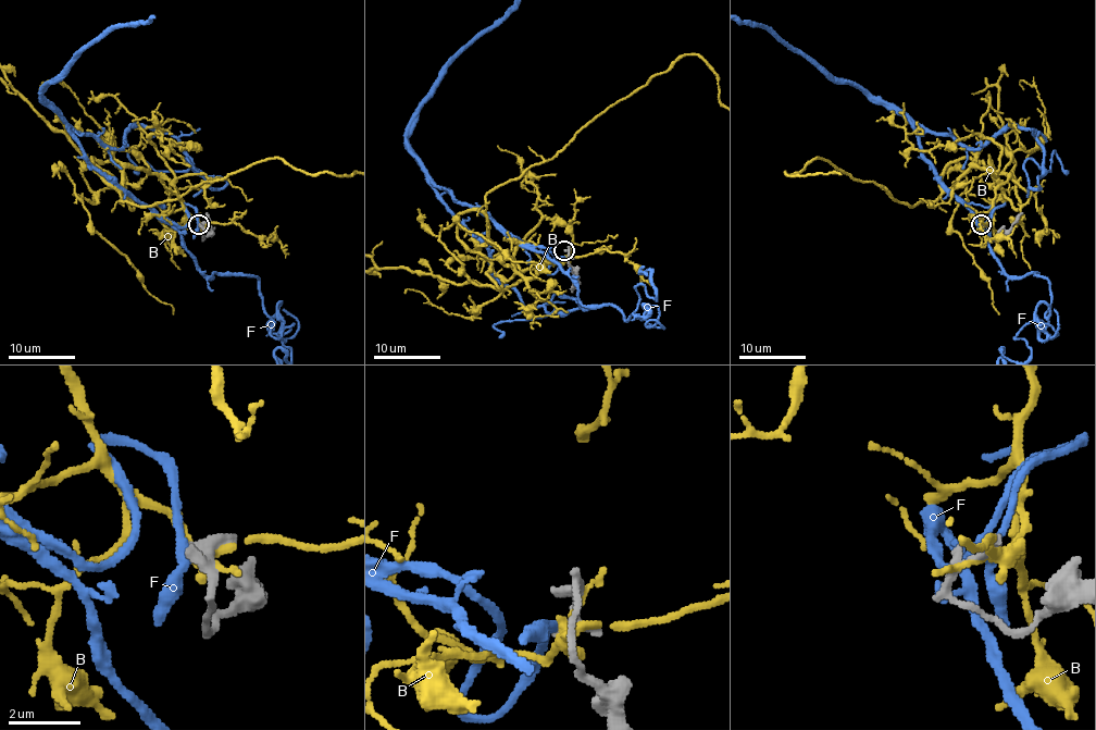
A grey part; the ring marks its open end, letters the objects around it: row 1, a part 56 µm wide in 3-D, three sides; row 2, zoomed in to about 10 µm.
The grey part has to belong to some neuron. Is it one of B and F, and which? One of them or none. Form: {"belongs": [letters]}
{"belongs": []}

